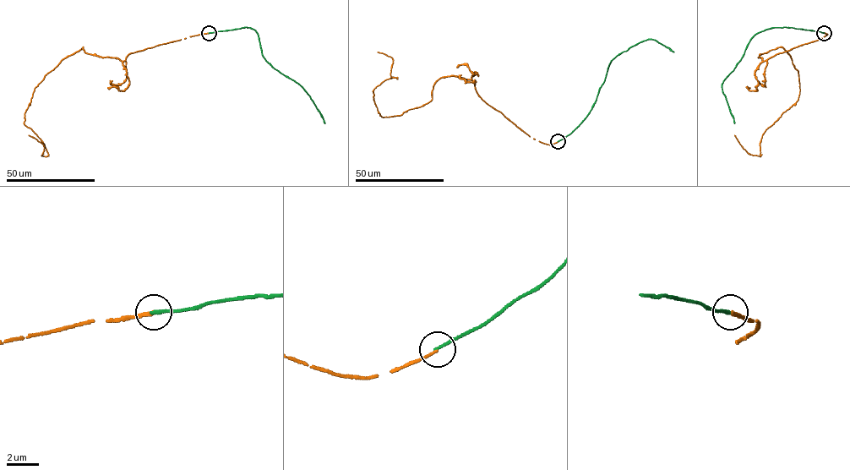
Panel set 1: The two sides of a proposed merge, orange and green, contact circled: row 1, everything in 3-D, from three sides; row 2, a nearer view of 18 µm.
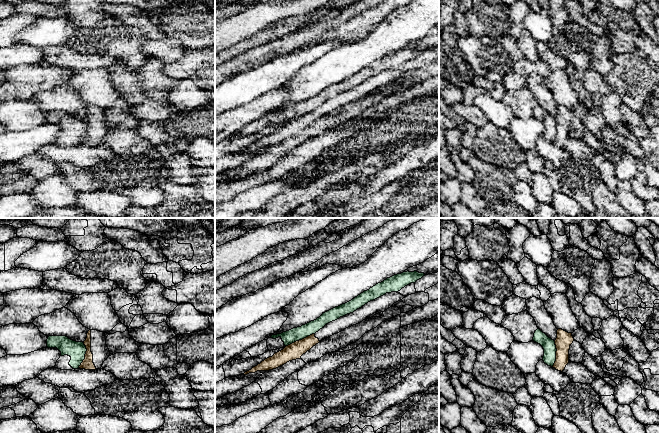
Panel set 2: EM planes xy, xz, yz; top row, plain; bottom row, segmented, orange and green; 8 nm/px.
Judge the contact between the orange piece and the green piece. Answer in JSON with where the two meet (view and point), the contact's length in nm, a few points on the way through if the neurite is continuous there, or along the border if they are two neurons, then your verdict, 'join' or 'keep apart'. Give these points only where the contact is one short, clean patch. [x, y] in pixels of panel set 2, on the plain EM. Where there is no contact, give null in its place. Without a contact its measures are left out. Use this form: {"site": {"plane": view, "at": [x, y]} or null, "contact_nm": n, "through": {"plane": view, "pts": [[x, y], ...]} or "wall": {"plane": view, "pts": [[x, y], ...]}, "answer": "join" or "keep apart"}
{"site": {"plane": "xz", "at": [300, 116]}, "contact_nm": 260, "wall": {"plane": "xz", "pts": [[314, 109], [286, 122]]}, "answer": "keep apart"}

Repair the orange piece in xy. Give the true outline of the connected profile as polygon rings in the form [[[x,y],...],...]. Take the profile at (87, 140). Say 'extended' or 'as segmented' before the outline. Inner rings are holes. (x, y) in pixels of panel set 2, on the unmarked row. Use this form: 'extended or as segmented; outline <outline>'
extended; outline [[[97,106],[88,107],[87,114],[83,118],[87,127],[85,130],[85,135],[79,142],[80,145],[100,145],[103,138],[112,131],[106,121],[106,114],[108,111],[108,109]]]

